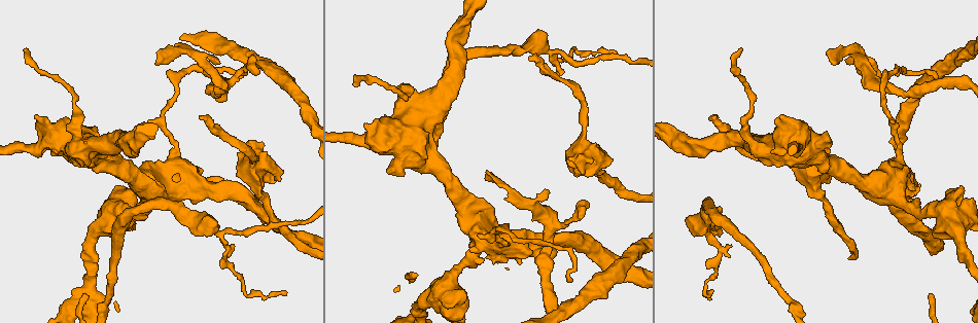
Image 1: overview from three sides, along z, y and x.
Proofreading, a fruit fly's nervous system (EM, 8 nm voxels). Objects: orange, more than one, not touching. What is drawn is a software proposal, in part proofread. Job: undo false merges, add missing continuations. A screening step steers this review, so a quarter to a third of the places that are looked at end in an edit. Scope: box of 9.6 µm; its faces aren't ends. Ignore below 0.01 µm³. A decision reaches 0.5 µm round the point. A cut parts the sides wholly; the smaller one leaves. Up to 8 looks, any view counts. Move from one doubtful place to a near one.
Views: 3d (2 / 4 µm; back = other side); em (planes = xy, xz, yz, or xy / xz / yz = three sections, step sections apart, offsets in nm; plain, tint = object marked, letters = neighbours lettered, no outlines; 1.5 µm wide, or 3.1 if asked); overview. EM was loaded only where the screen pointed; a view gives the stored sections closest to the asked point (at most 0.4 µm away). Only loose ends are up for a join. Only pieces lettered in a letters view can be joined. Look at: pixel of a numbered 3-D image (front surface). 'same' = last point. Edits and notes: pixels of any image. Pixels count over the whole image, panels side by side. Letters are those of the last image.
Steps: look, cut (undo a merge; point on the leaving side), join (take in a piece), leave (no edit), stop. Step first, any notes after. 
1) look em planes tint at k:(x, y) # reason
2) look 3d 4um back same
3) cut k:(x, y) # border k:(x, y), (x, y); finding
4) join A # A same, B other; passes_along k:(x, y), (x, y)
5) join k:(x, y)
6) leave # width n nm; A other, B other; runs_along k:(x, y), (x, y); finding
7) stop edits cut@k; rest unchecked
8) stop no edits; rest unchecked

look em xz step 4 tint at 1:(551, 51) # sharp bend

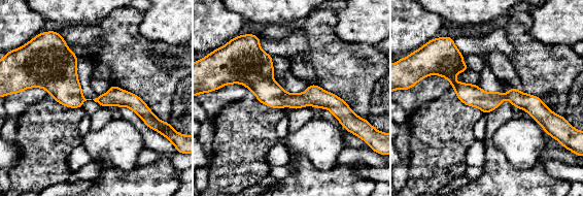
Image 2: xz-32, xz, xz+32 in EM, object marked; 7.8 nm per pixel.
look em yz step 8 tint same

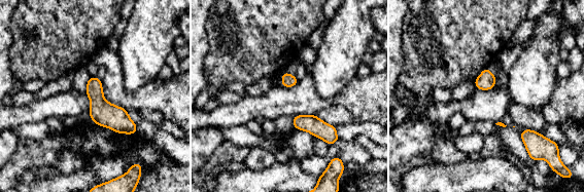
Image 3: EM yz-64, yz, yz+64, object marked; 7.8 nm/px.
look em yz step 8 letters same # see the neighbours

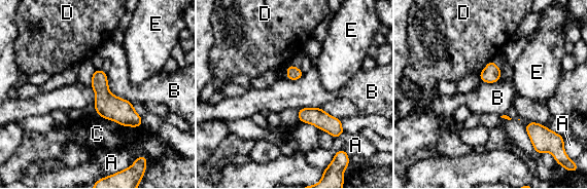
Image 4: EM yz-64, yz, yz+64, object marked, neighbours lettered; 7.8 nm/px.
leave # longest_contact C 360 nm; A other, B other, C other, D other, E other; continuous, no second neuron

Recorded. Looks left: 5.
look em planes tint at 1:(585, 127) # calibre changes

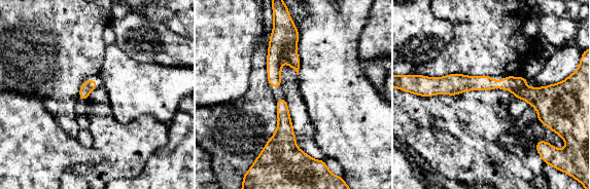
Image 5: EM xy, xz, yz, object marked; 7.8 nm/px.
look em planes letters same # what lies round it

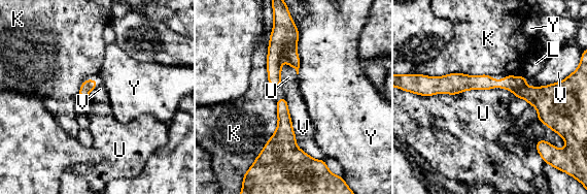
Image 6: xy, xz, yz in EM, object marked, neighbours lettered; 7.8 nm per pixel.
leave # K other, L other, U other, V other, Y other; runs_along 6:(553, 86), (429, 87); all the same neuron

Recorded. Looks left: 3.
look 3d 2um at 1:(199, 118) # free end

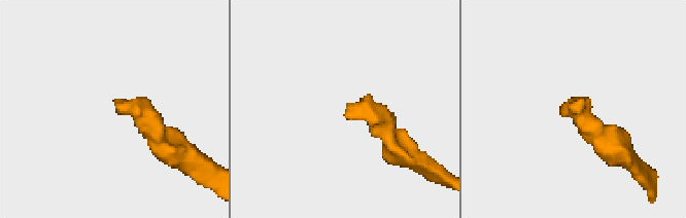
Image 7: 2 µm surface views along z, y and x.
look em yz step 4 letters at 7:(349, 103)

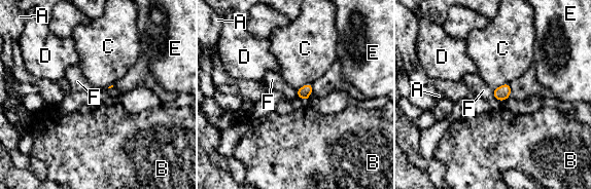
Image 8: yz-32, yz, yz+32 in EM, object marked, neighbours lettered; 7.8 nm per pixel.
look em planes letters same

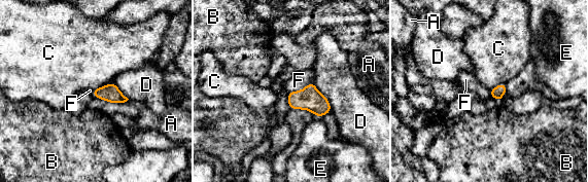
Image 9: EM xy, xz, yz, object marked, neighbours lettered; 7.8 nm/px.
join F # A other, B other, C other, D other, E other, F same; passes_along 9:(310, 99), (300, 90), (299, 80); the neuron continues

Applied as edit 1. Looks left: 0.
stop edits join@9; rest unchecked

